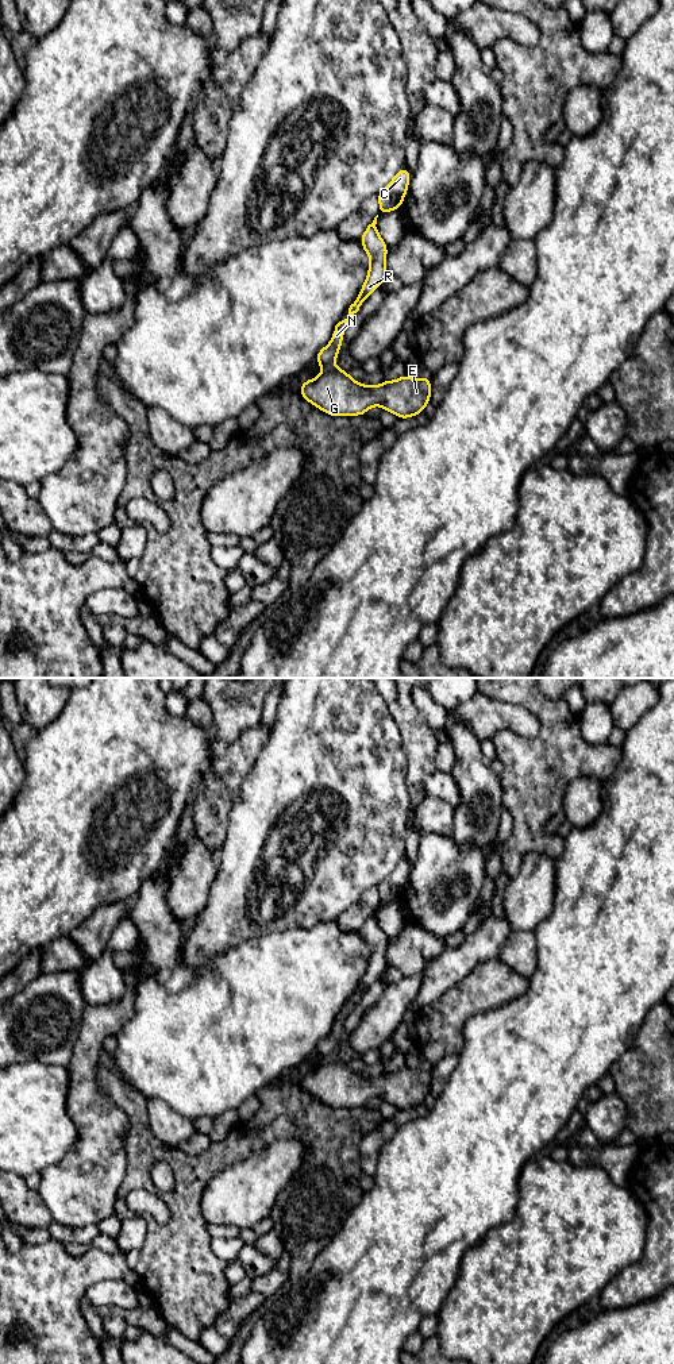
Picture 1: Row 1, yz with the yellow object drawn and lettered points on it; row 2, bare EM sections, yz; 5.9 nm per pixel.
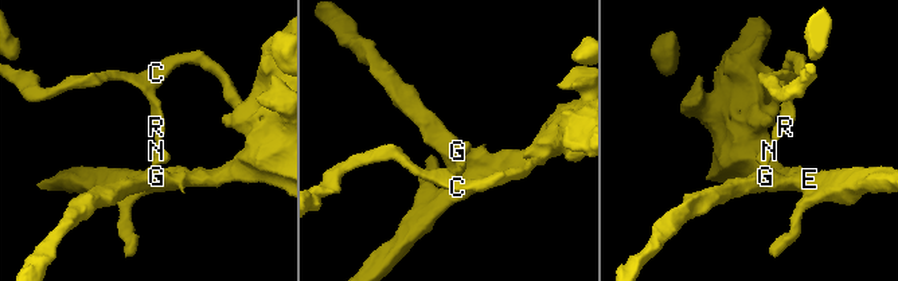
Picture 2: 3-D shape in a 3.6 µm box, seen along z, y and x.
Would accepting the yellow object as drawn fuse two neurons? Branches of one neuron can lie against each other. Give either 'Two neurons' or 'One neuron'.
Two neurons

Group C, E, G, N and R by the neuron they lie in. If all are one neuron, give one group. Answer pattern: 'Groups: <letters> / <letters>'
Groups: C N R / E G

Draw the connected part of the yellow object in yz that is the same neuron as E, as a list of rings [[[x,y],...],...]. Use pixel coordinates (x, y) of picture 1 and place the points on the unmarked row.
[[[330,1057],[316,1070],[304,1072],[299,1084],[309,1095],[330,1107],[342,1109],[366,1106],[371,1098],[381,1097],[384,1102],[389,1102],[404,1111],[423,1105],[431,1090],[431,1068],[425,1067],[423,1071],[416,1071],[404,1066],[396,1072],[385,1071],[381,1076],[366,1078],[362,1074],[354,1072],[347,1063]]]

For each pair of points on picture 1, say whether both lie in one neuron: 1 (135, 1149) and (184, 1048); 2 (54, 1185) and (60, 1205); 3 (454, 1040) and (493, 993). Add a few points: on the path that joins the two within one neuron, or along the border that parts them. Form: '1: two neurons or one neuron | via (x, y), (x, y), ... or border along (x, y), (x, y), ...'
1: two neurons | border along (122, 1079), (146, 1099)
2: one neuron | via (60, 1190), (60, 1199)
3: one neuron | via (454, 1025), (454, 1021), (478, 997)

